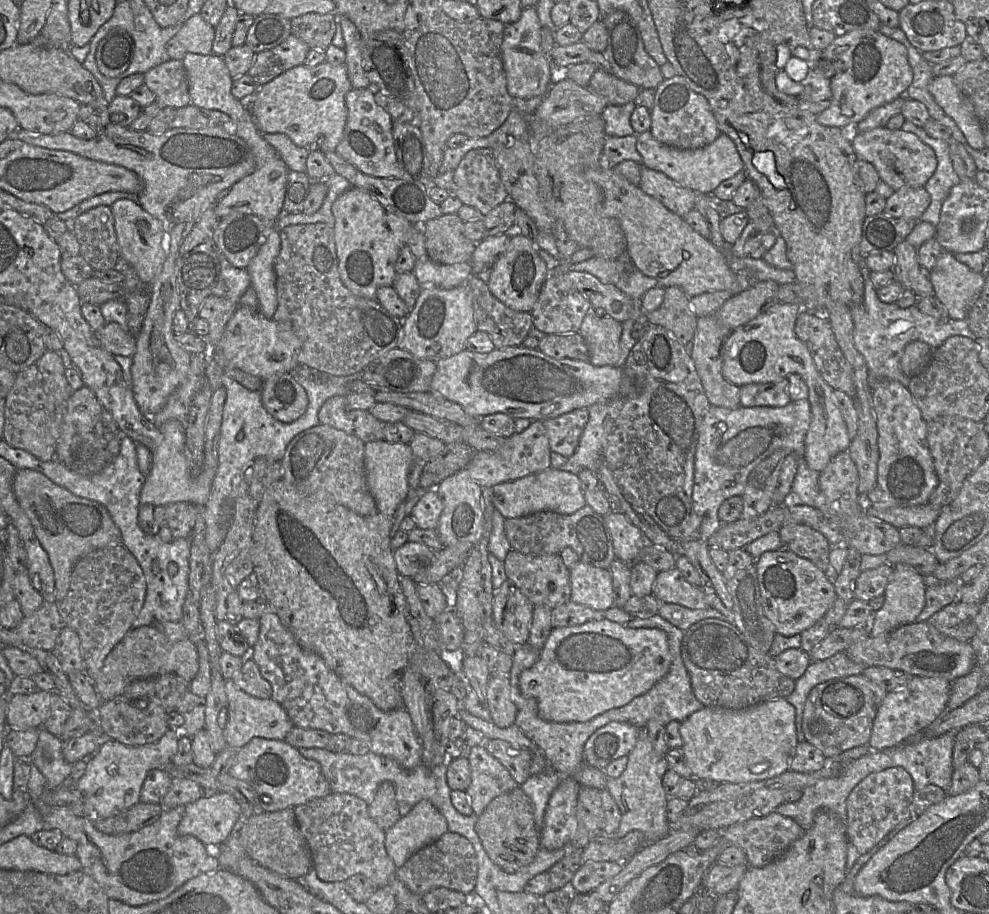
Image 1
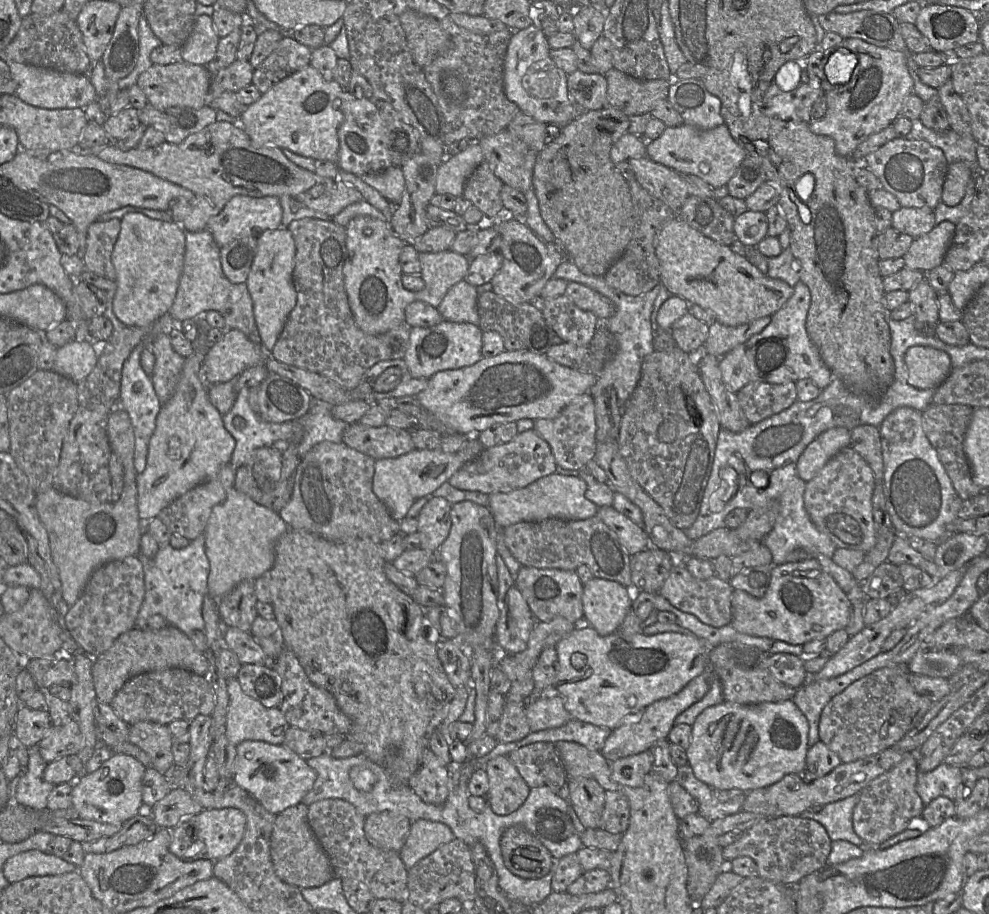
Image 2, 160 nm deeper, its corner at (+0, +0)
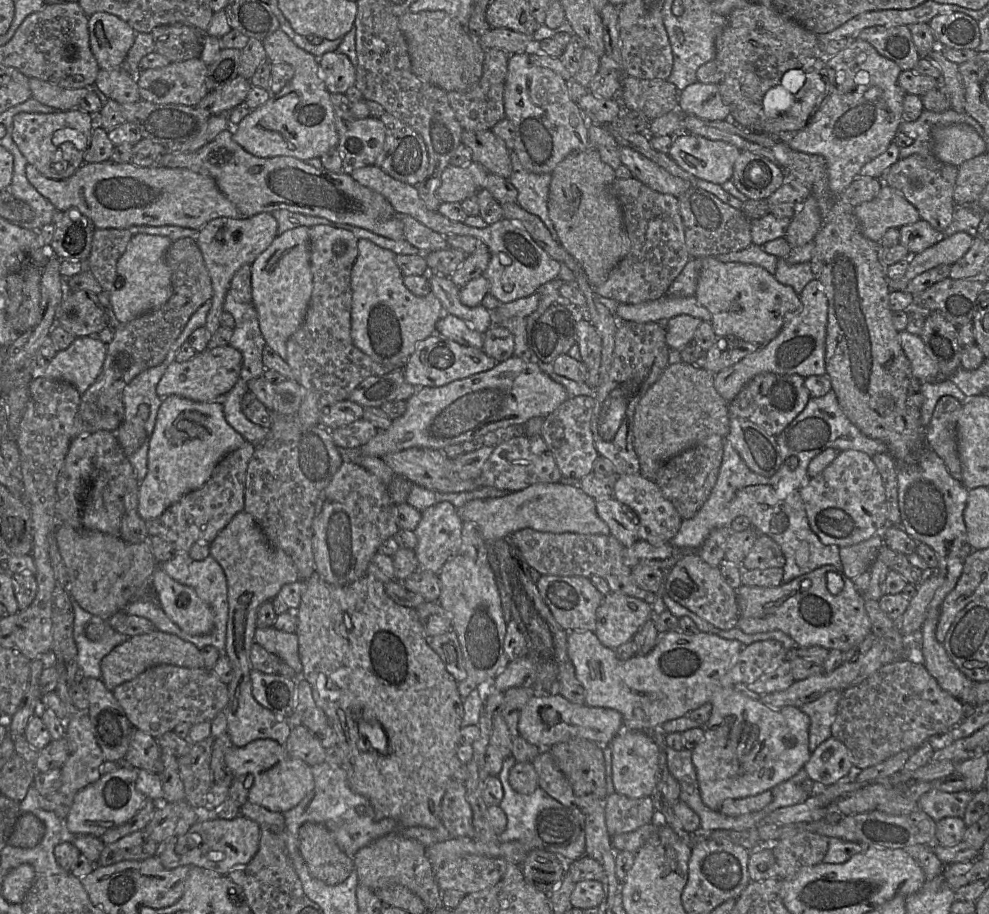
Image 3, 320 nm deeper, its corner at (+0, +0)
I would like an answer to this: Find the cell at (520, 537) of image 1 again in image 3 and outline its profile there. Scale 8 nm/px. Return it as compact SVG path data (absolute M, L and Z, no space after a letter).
M524 528L511 534L509 538L527 564L542 575L586 578L597 575L608 582L612 592L639 598L650 605L656 599L654 592L644 590L636 584L632 568L623 560L624 546L612 534L550 533Z

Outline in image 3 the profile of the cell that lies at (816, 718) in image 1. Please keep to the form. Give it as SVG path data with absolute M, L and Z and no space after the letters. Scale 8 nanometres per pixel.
M896 660L892 663L882 665L877 671L864 679L862 682L846 689L843 692L838 702L837 715L831 726L831 733L832 737L841 741L849 749L851 753L851 761L854 767L858 770L863 770L867 767L881 763L901 751L915 750L929 739L939 739L940 737L943 737L943 735L949 730L961 723L967 712L967 706L944 691L919 660Z

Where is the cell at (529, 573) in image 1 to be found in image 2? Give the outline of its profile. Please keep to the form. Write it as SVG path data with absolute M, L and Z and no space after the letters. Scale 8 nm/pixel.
M521 566L514 583L526 600L536 621L549 622L555 617L564 617L575 623L576 627L583 623L584 584L575 571Z

